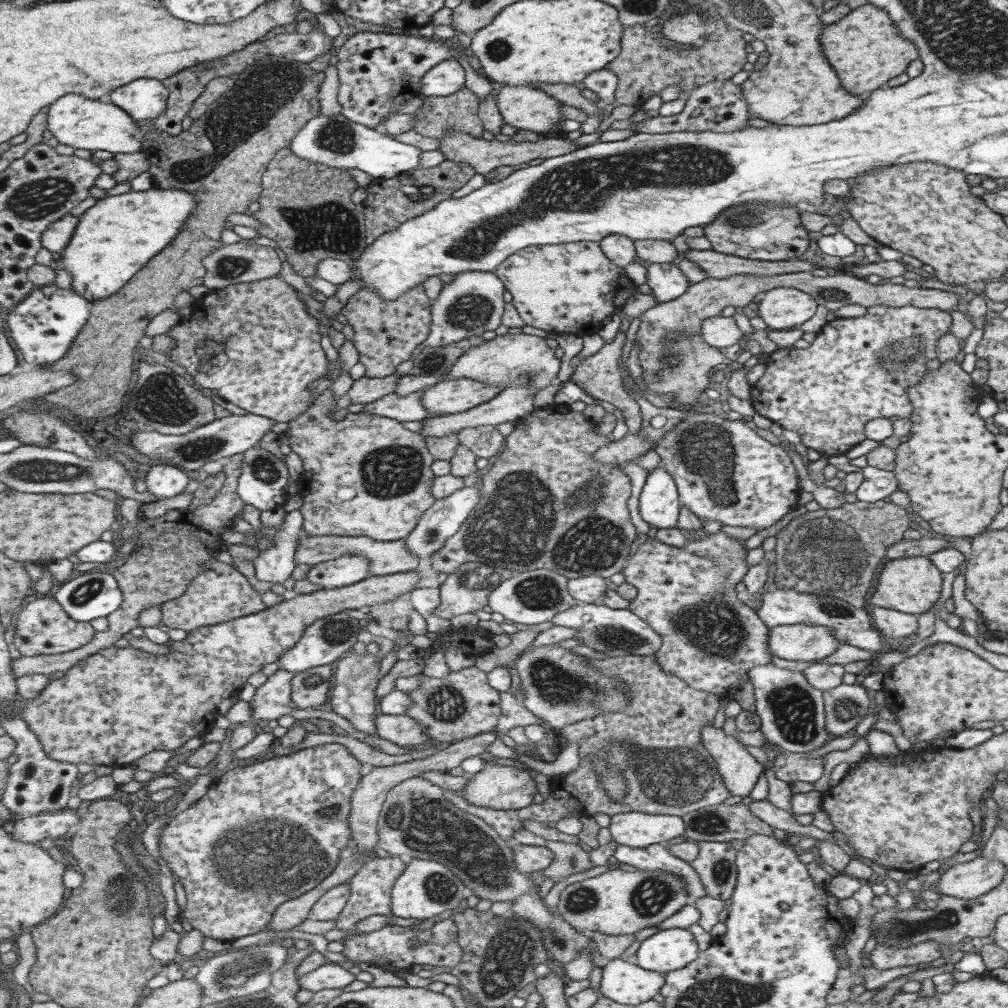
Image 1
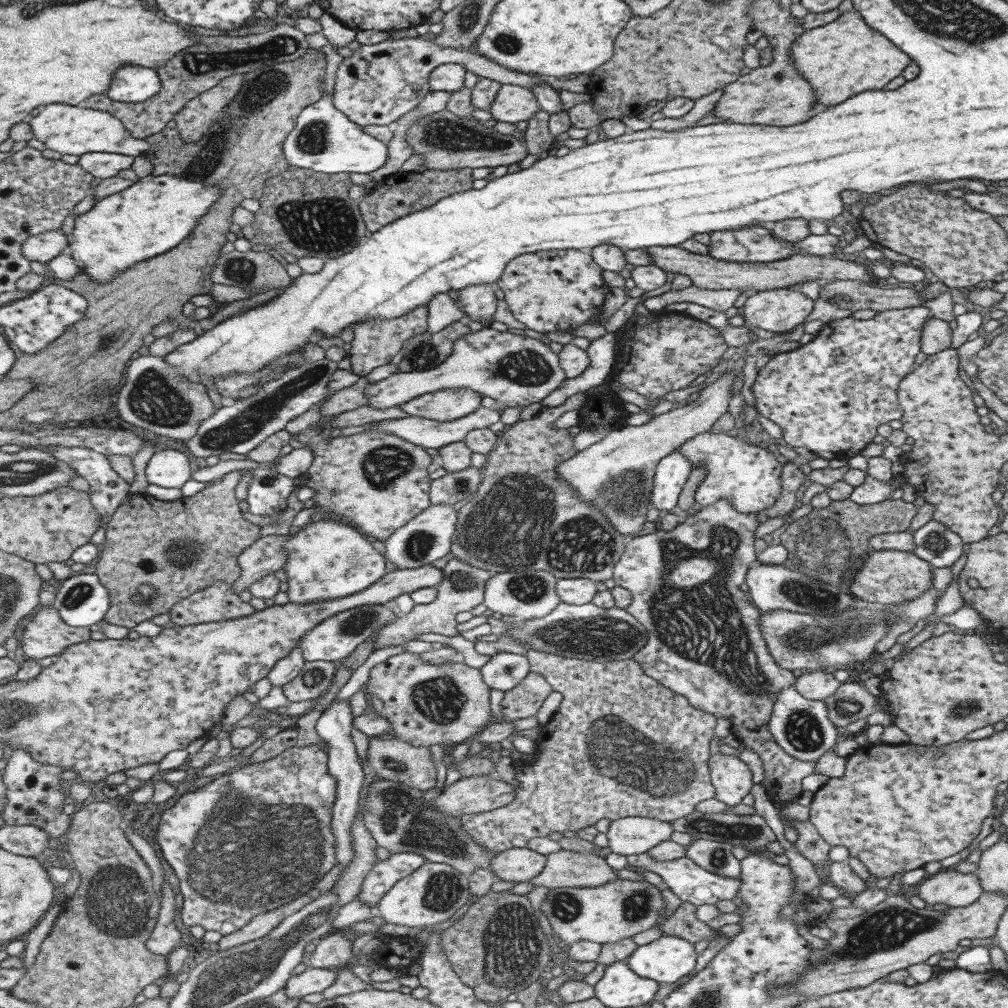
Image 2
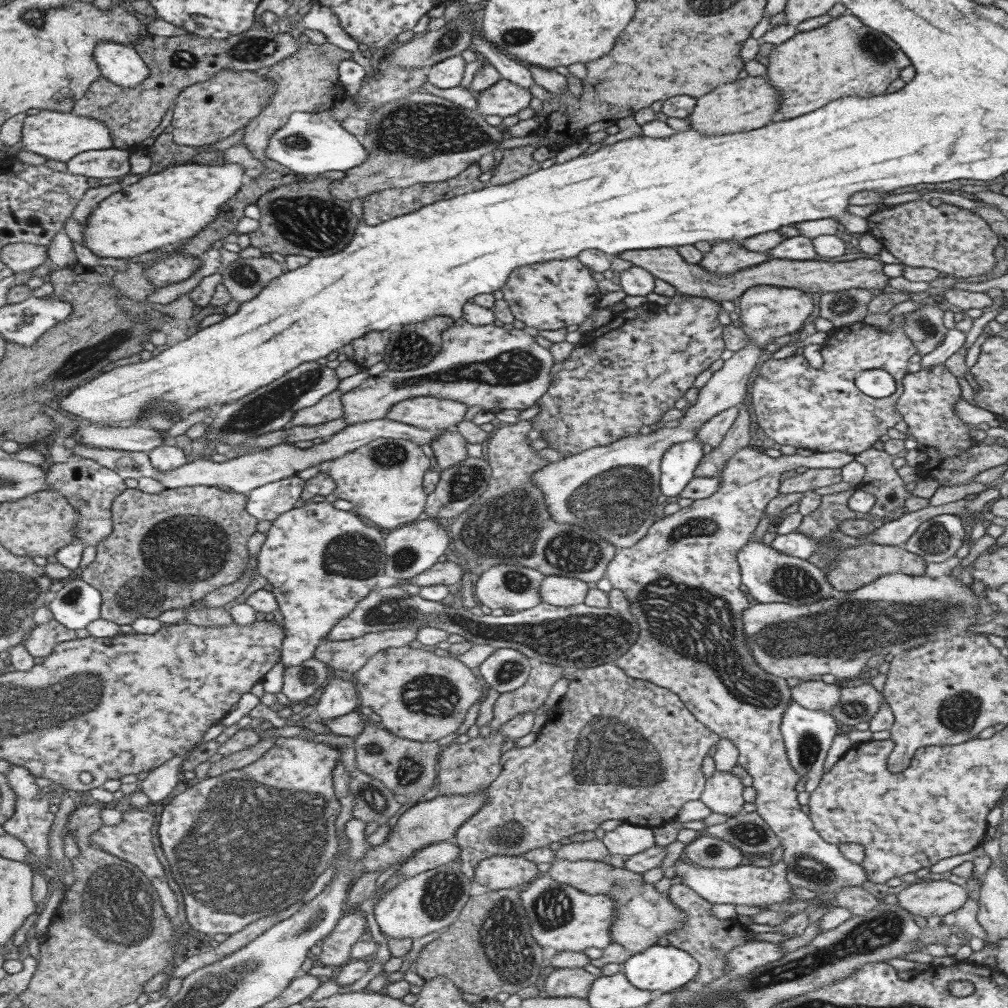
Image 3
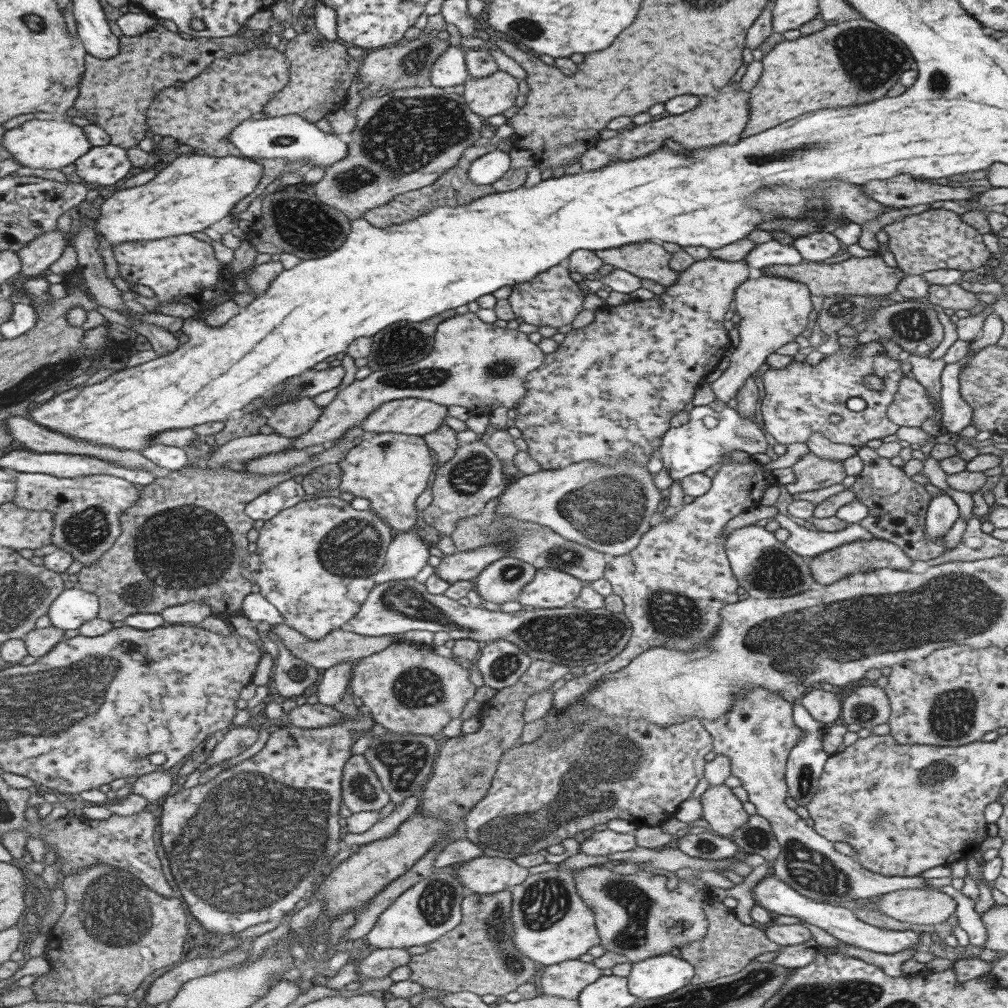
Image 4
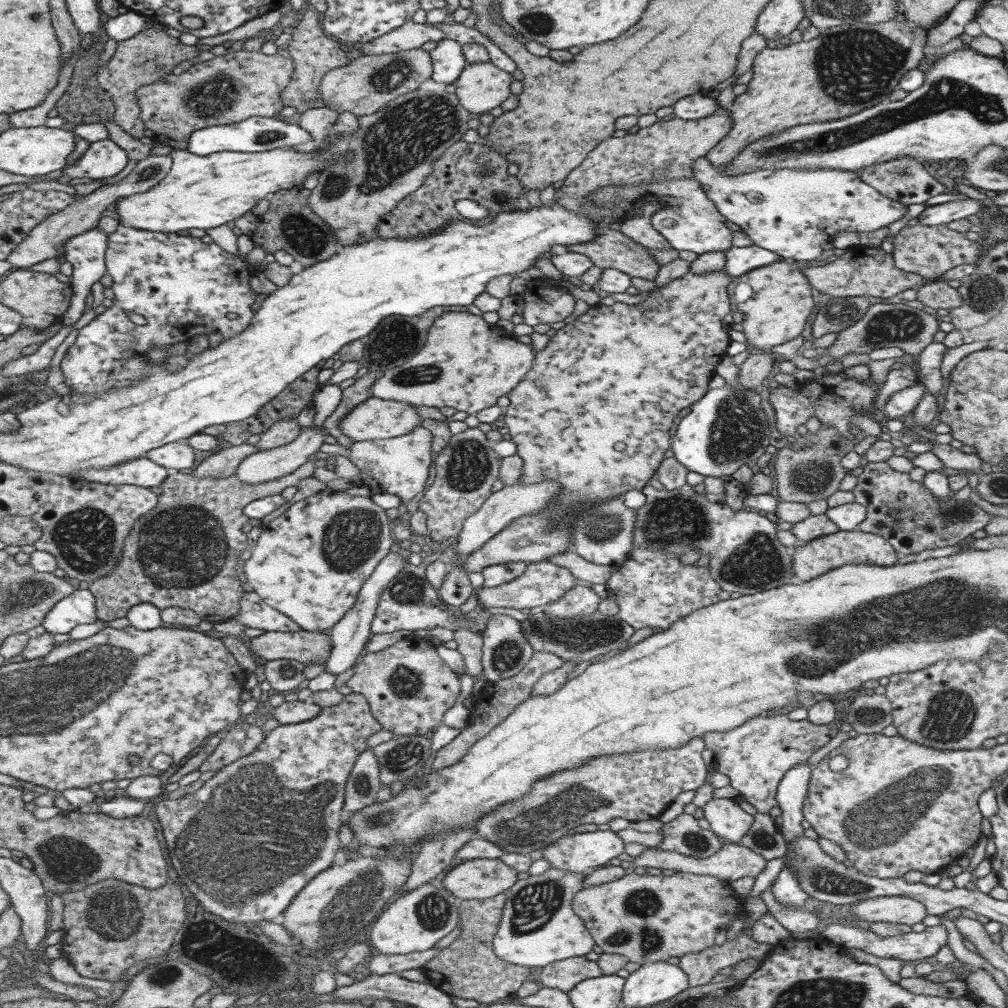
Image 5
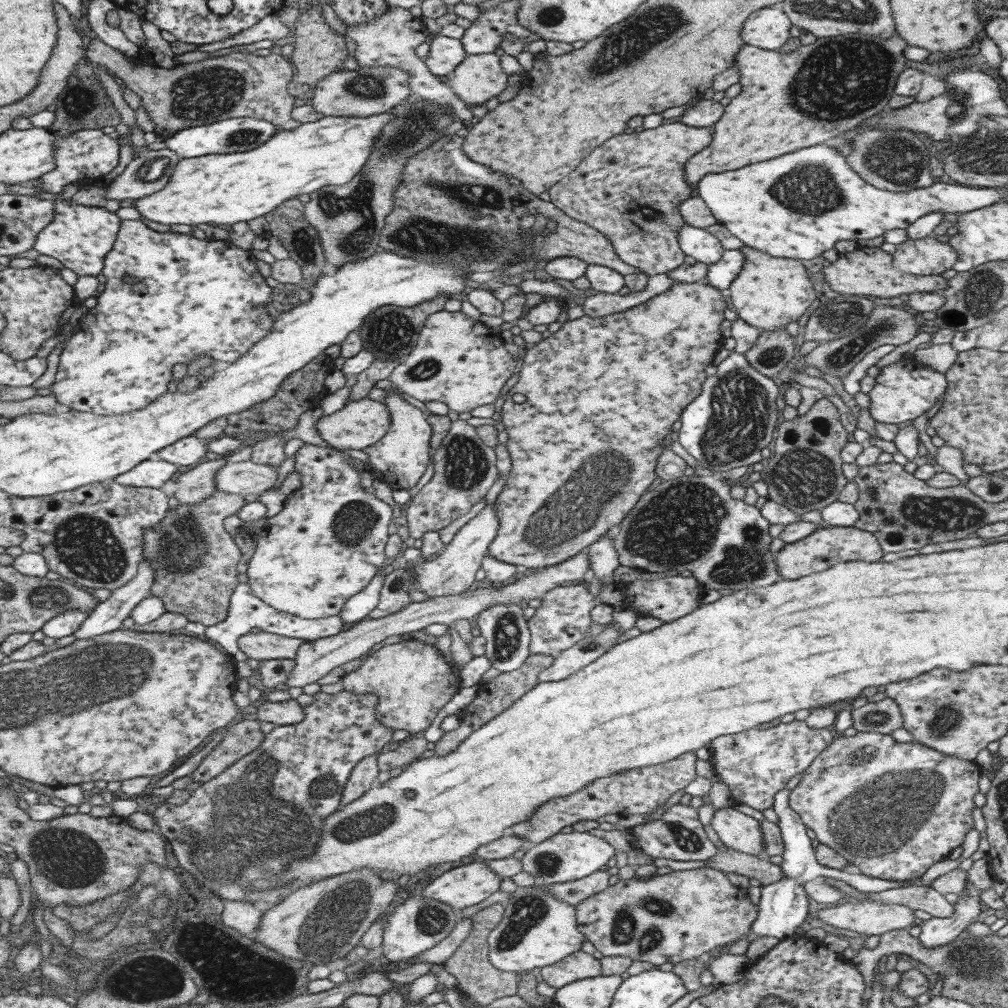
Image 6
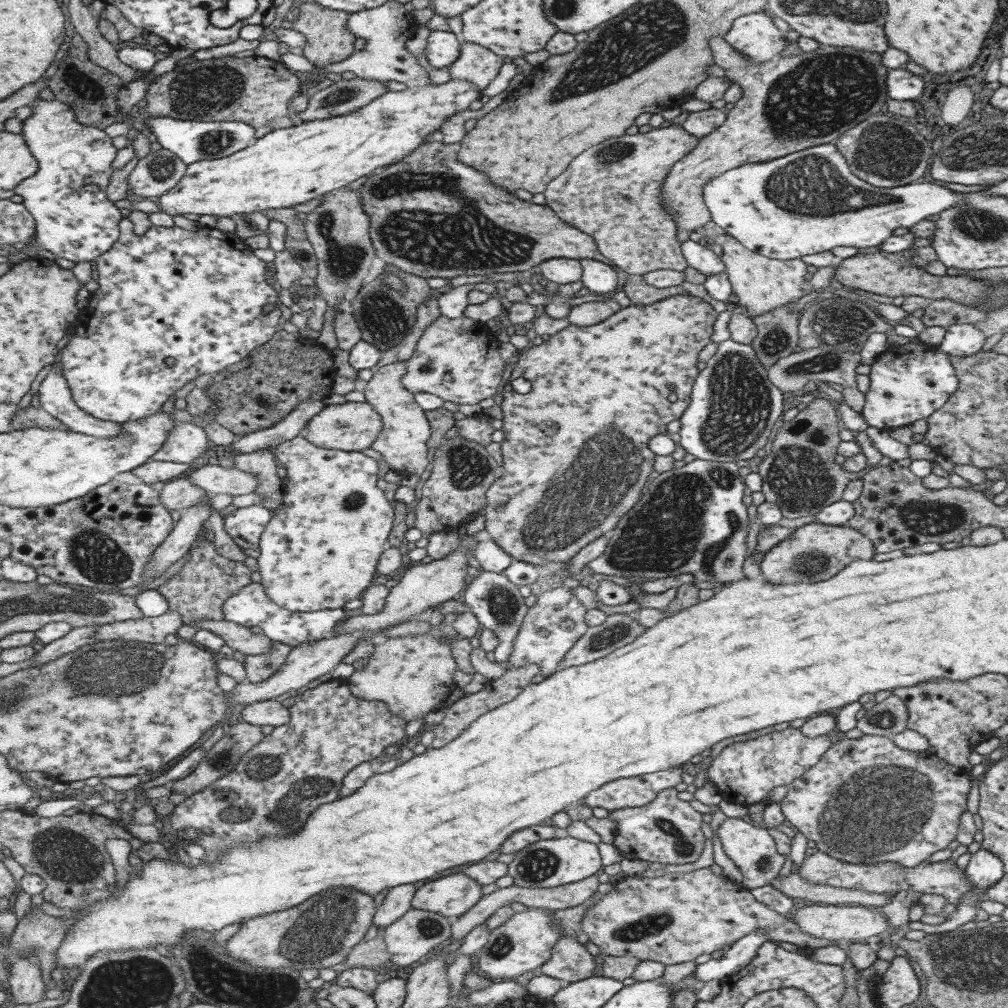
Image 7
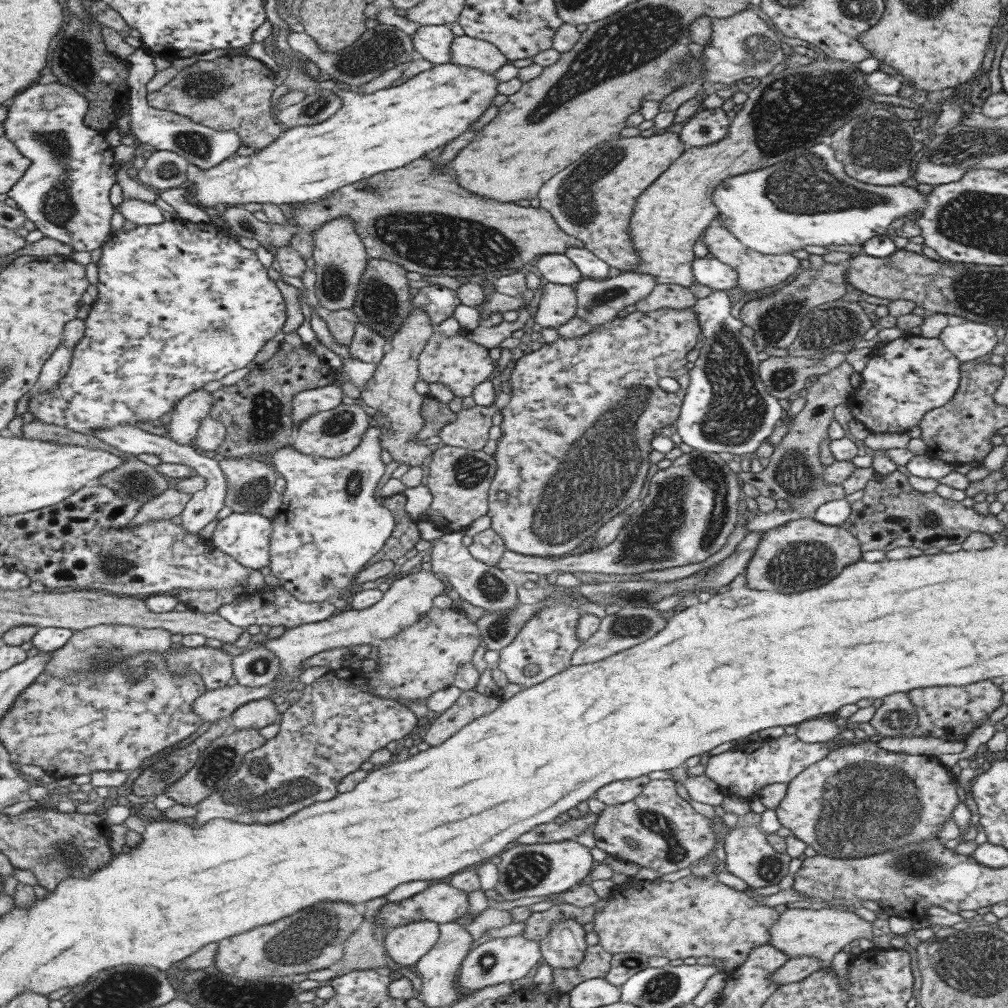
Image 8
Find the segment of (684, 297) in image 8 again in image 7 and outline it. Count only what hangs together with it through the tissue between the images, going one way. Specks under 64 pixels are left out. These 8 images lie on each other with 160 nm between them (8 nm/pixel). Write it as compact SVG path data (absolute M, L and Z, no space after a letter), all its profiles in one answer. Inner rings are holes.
M629 275L623 285L623 292L630 300L630 304L653 304L668 296L686 294L681 285L667 288L653 288L642 281L642 275Z

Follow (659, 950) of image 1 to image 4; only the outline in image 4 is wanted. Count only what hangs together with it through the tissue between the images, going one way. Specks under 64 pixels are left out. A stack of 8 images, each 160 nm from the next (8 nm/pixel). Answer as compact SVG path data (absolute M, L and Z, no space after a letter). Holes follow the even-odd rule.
M667 953L633 962L625 979L629 994L653 999L677 991L693 977L694 968L686 960Z

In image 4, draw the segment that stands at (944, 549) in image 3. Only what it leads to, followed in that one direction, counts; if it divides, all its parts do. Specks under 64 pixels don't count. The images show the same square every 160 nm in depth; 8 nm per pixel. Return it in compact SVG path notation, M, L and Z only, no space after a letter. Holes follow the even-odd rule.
M949 495L930 497L923 522L924 539L934 543L945 540L946 533L951 530L957 518L958 507Z

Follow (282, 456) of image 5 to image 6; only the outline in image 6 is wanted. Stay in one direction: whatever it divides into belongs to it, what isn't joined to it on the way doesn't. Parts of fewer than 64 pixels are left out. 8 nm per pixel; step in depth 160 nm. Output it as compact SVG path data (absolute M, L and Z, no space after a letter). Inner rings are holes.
M253 461L227 463L215 477L217 490L229 494L260 494L277 482L278 466Z

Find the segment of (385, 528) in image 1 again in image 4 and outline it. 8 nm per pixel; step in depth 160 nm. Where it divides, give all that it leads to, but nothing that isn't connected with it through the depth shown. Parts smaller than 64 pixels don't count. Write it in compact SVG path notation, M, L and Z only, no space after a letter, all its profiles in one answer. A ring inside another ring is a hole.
M398 433L372 434L356 445L338 464L343 475L337 485L341 492L369 500L369 511L380 516L394 531L405 533L415 528L419 515L415 511L415 498L425 490L432 464L431 454L427 452L422 437Z

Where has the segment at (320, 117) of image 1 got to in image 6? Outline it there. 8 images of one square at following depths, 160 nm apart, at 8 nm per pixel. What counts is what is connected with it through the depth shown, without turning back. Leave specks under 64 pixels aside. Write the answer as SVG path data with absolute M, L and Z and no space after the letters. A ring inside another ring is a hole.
M241 117L222 120L220 123L215 124L184 128L165 141L167 146L171 150L178 152L182 158L197 158L198 156L233 154L235 152L255 150L262 144L265 144L281 129L268 120L259 120L255 117Z

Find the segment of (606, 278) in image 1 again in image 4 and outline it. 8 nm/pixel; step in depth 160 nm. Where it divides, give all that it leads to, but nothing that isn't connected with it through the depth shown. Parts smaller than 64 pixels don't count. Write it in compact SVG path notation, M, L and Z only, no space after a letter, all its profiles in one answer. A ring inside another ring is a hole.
M559 264L533 275L531 280L515 283L511 286L509 296L510 309L525 324L533 326L565 326L583 309L581 302L585 293L578 289L577 282L569 278L570 271L565 264Z

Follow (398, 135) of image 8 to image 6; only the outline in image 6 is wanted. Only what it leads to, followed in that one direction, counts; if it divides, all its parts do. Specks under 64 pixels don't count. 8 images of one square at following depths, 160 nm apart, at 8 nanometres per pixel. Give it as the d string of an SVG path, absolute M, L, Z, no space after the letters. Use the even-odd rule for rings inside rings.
M391 109L373 116L327 116L299 128L281 129L255 150L182 158L169 184L159 192L135 200L141 216L161 224L237 224L276 210L299 196L325 186L345 186L363 170L373 142L394 116Z

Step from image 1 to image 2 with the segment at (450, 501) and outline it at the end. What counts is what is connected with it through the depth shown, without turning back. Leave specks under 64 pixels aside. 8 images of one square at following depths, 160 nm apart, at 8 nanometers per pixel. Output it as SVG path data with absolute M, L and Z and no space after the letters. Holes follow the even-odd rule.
M433 504L425 507L416 518L398 531L389 535L382 543L386 559L394 564L395 569L419 568L427 565L437 558L448 555L450 552L450 540L454 534L457 520L457 506L453 504Z

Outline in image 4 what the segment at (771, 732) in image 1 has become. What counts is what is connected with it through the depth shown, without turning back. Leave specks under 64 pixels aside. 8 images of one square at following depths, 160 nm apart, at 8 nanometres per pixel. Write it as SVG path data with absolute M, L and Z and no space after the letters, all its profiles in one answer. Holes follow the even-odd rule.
M797 701L791 705L793 722L804 734L800 736L798 743L789 751L785 765L784 781L787 796L791 796L797 806L806 806L811 798L814 798L819 775L823 770L825 761L828 759L828 755L825 754L821 747L821 740L826 728L823 722L813 720L813 717Z

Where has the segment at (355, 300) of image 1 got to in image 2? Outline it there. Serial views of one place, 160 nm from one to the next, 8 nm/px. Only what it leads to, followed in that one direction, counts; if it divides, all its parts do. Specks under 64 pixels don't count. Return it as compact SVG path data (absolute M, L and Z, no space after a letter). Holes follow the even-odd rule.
M425 304L410 310L408 314L392 318L391 320L379 320L378 318L368 318L362 320L353 326L354 338L351 341L351 349L349 352L349 359L351 362L351 369L359 376L365 376L377 368L387 364L395 354L403 346L404 340L422 333L426 330L426 318L428 310Z

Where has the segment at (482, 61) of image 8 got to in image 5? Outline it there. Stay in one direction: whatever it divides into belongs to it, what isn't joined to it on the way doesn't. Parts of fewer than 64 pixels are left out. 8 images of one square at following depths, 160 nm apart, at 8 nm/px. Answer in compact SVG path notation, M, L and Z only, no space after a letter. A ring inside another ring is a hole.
M490 60L465 63L454 80L454 95L459 104L473 116L488 113L510 94L508 84L512 75L499 70Z

